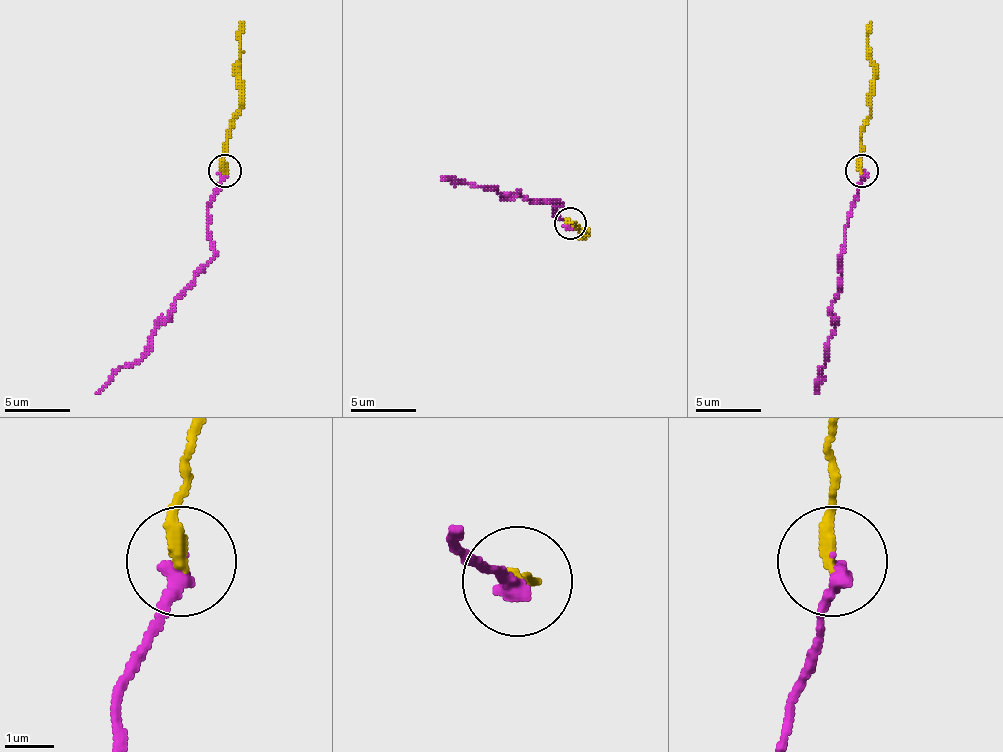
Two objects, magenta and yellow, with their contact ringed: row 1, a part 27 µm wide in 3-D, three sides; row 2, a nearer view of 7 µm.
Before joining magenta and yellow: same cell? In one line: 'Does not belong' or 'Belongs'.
Belongs

